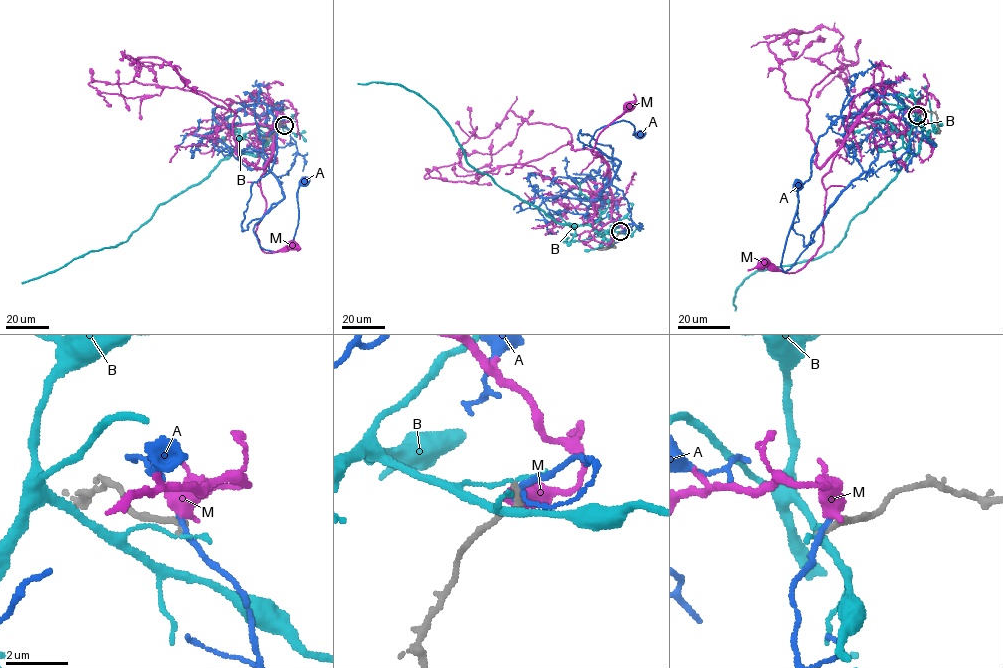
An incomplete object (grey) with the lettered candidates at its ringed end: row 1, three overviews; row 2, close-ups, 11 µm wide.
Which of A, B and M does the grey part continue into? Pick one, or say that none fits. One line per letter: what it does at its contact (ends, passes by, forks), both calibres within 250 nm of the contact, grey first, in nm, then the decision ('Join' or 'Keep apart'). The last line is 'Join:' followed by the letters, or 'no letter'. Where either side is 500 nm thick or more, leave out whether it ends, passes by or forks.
A: It ends there. Thickness 280 nm (grey) against 200 nm. Keep apart
B: It ends there. Thickness 240 nm (grey) against 150 nm. Keep apart
M: Thickness 300 nm (grey) against 600 nm. Keep apart
Join: no letter

